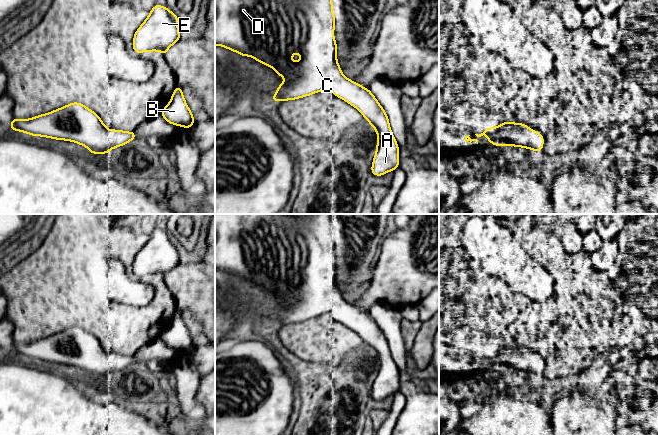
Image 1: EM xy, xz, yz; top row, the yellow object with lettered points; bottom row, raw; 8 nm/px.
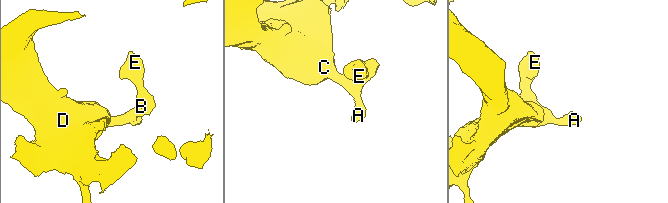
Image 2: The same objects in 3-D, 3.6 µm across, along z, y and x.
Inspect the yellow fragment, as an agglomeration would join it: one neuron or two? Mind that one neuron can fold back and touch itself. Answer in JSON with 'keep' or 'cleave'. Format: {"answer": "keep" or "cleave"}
{"answer": "keep"}

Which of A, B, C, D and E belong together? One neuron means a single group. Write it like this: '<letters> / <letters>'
A B C D E

